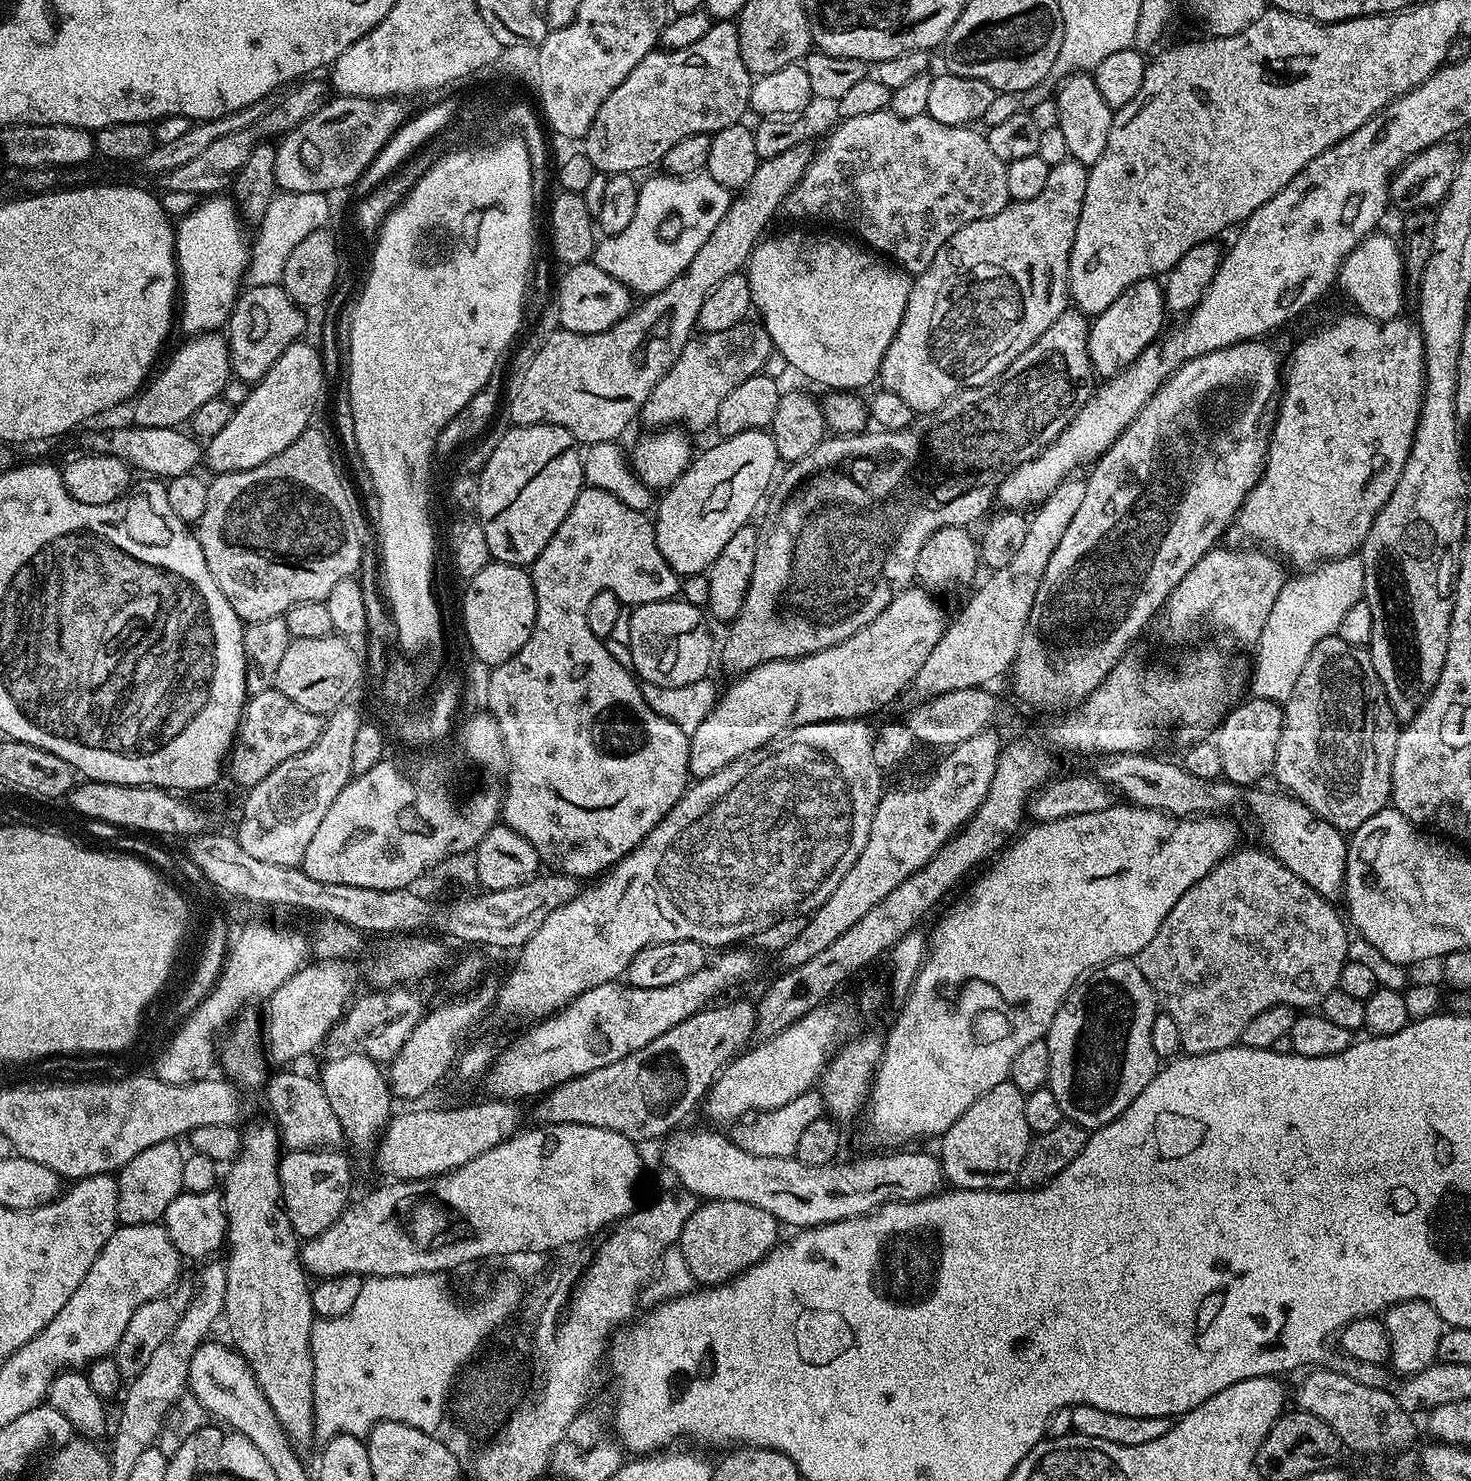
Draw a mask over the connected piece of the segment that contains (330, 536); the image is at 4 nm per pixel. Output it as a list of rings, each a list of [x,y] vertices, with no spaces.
[[[309,426],[301,436],[294,438],[294,442],[290,442],[290,446],[286,446],[286,450],[282,450],[282,454],[270,458],[262,466],[254,466],[250,470],[241,472],[222,472],[215,479],[216,481],[213,479],[209,483],[206,511],[202,514],[200,523],[195,525],[194,535],[196,541],[202,546],[202,554],[206,558],[206,566],[210,566],[210,574],[214,574],[214,582],[218,582],[218,590],[226,594],[230,606],[234,606],[234,614],[238,614],[241,620],[253,624],[262,618],[283,616],[290,610],[290,606],[298,602],[325,601],[337,582],[355,577],[359,573],[362,562],[362,543],[359,538],[358,518],[366,512],[360,506],[362,500],[353,481],[347,475],[344,477],[340,473],[340,468],[332,457],[332,448],[328,445],[327,438],[316,429],[316,426]]]

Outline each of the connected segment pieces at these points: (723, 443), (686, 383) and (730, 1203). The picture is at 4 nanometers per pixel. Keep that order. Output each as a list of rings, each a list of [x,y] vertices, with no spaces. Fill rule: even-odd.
[[[771,431],[743,432],[717,441],[701,456],[693,455],[688,469],[668,485],[654,508],[658,550],[681,578],[707,573],[727,540],[753,519],[760,499],[769,495],[777,475]]]
[[[752,323],[730,326],[730,330],[721,332],[693,335],[686,346],[682,346],[682,354],[678,354],[674,366],[670,366],[662,382],[650,390],[650,398],[646,398],[640,409],[639,419],[652,424],[648,426],[687,426],[693,433],[703,428],[711,429],[718,418],[722,398],[726,398],[734,386],[742,386],[746,378],[761,375],[765,371],[764,363],[774,356],[772,339],[763,323]]]
[[[710,1200],[697,1206],[694,1214],[690,1214],[690,1218],[686,1218],[678,1247],[682,1250],[682,1258],[686,1258],[686,1266],[690,1266],[690,1274],[697,1285],[727,1284],[758,1261],[763,1260],[764,1255],[776,1247],[778,1243],[776,1228],[778,1229],[778,1222],[775,1218],[766,1214],[766,1210],[762,1210],[758,1206],[733,1200]]]

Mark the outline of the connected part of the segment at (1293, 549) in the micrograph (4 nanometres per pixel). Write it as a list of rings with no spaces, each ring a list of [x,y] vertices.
[[[1359,314],[1351,315],[1352,316],[1340,316],[1337,318],[1337,320],[1332,320],[1329,322],[1329,324],[1322,325],[1321,328],[1317,330],[1317,332],[1312,332],[1309,334],[1309,336],[1304,336],[1300,341],[1297,342],[1296,349],[1293,350],[1292,357],[1290,357],[1288,360],[1288,368],[1286,364],[1286,371],[1282,376],[1282,395],[1279,397],[1278,411],[1275,413],[1274,423],[1270,428],[1270,435],[1268,437],[1268,454],[1264,458],[1264,472],[1261,473],[1259,482],[1250,490],[1250,494],[1247,496],[1247,498],[1245,498],[1244,505],[1240,507],[1240,511],[1238,513],[1238,525],[1240,524],[1241,530],[1244,531],[1250,539],[1257,540],[1257,542],[1260,543],[1257,545],[1267,546],[1273,553],[1275,553],[1277,557],[1283,558],[1282,556],[1285,556],[1285,558],[1288,559],[1294,567],[1298,568],[1296,570],[1311,570],[1317,565],[1324,563],[1326,560],[1338,560],[1343,556],[1351,556],[1361,551],[1366,534],[1370,534],[1370,526],[1374,522],[1374,518],[1380,513],[1382,506],[1386,506],[1386,502],[1390,498],[1390,494],[1394,494],[1394,486],[1398,486],[1398,478],[1406,466],[1408,455],[1412,449],[1412,439],[1416,434],[1417,426],[1420,425],[1420,411],[1421,404],[1424,401],[1425,382],[1424,337],[1421,336],[1419,327],[1417,327],[1413,321],[1411,324],[1410,321],[1404,320],[1405,318],[1397,318],[1395,320],[1385,320],[1381,322],[1378,320],[1372,320],[1369,316],[1362,316]]]

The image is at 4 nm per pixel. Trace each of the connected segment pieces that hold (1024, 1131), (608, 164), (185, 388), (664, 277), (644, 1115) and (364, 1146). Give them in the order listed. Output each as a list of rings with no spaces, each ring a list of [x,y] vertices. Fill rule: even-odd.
[[[1011,1082],[994,1086],[994,1090],[986,1090],[961,1116],[939,1137],[940,1152],[938,1159],[944,1167],[945,1181],[952,1188],[982,1188],[985,1190],[1008,1190],[1016,1184],[1016,1175],[1022,1166],[1022,1158],[1026,1158],[1028,1143],[1033,1133],[1026,1126],[1025,1093],[1018,1090]]]
[[[721,20],[713,23],[712,28],[694,46],[685,48],[674,48],[671,50],[653,50],[630,70],[630,74],[615,90],[606,97],[602,106],[598,106],[598,114],[594,114],[594,122],[590,122],[590,130],[582,137],[582,151],[586,158],[595,166],[598,172],[605,174],[631,173],[636,174],[639,168],[648,168],[651,164],[659,165],[663,161],[666,150],[674,146],[677,142],[682,142],[682,138],[690,138],[690,134],[711,134],[726,130],[726,126],[734,126],[745,119],[744,111],[749,111],[752,102],[752,81],[754,77],[751,72],[746,70],[746,62],[742,62],[742,54],[738,50],[738,30],[732,20]]]
[[[219,331],[193,335],[169,358],[168,365],[158,372],[135,397],[131,405],[131,423],[137,428],[180,428],[187,425],[194,410],[217,399],[232,376],[228,341]]]
[[[659,174],[639,185],[634,220],[617,236],[604,236],[594,249],[594,263],[606,274],[618,278],[633,293],[661,292],[694,262],[702,242],[710,238],[714,226],[724,220],[733,193],[706,174],[670,176]]]
[[[732,1000],[729,1004],[717,1003],[715,1006],[701,1008],[690,1018],[678,1022],[666,1034],[654,1038],[642,1050],[634,1050],[634,1054],[626,1054],[626,1058],[618,1058],[618,1062],[610,1062],[610,1066],[602,1066],[602,1070],[590,1070],[590,1074],[582,1074],[578,1078],[570,1078],[570,1082],[562,1082],[535,1103],[536,1116],[541,1125],[546,1124],[581,1124],[582,1126],[598,1126],[606,1130],[614,1130],[633,1142],[640,1140],[656,1140],[667,1137],[707,1097],[708,1090],[724,1065],[740,1055],[749,1043],[752,1032],[757,1031],[757,1005],[748,1000]]]
[[[355,1050],[347,1054],[349,1056],[340,1056],[337,1060],[330,1061],[325,1066],[324,1073],[319,1073],[320,1087],[330,1102],[330,1110],[334,1110],[338,1118],[346,1144],[348,1140],[349,1146],[360,1152],[375,1153],[388,1121],[394,1115],[392,1089],[385,1069],[377,1061]]]

